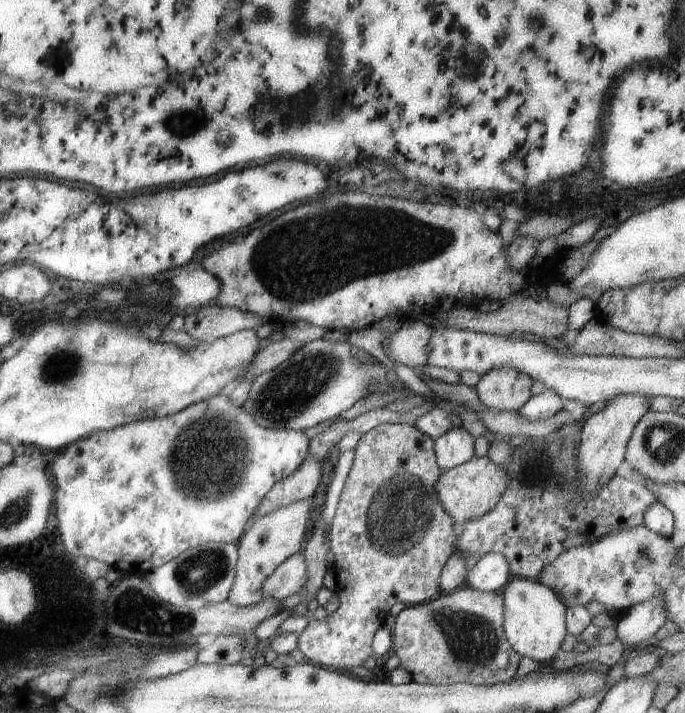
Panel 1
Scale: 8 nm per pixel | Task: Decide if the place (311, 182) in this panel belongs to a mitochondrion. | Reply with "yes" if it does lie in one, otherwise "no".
no

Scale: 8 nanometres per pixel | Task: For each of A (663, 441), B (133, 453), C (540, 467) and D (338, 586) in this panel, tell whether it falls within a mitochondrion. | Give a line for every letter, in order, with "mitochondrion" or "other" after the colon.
A: mitochondrion
B: other
C: mitochondrion
D: other

